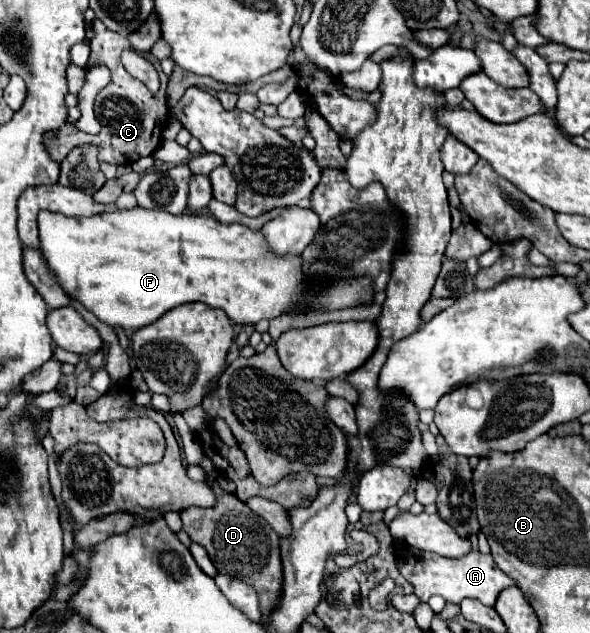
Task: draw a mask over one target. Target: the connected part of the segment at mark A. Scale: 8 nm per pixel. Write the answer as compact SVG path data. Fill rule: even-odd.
M403 547L403 559L397 549L395 549L395 555L397 555L397 565L399 565L401 575L413 585L413 593L421 601L429 601L429 597L441 595L449 603L461 603L463 599L471 597L471 599L481 601L483 605L495 607L499 593L511 585L517 585L509 575L505 575L495 565L489 553L481 553L481 551L471 551L469 555L461 559L447 559L435 553L415 551L413 547Z

